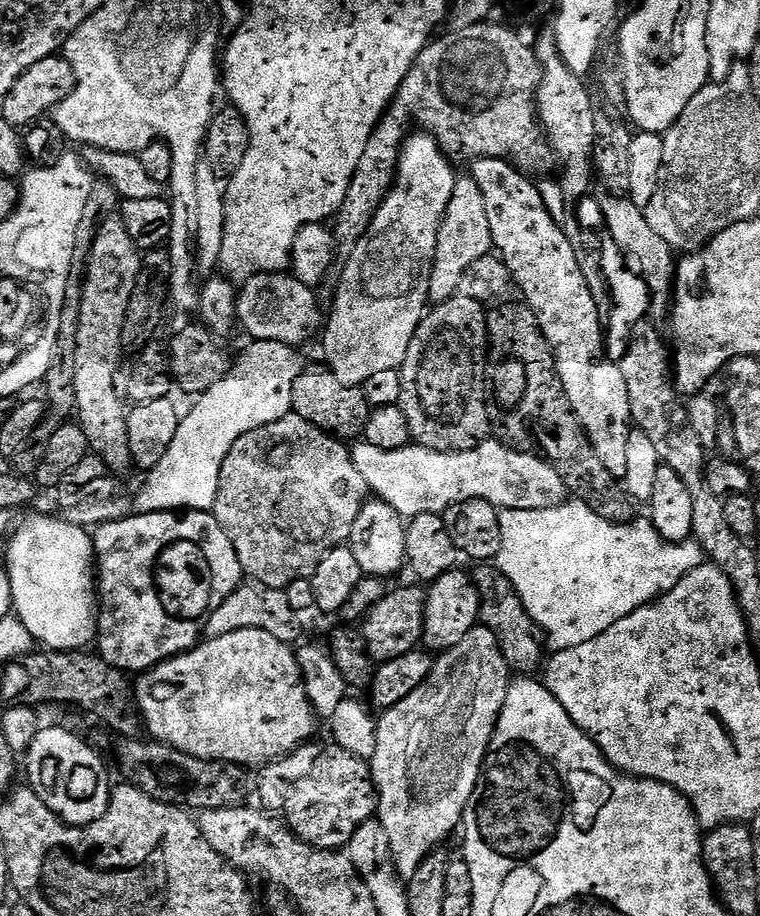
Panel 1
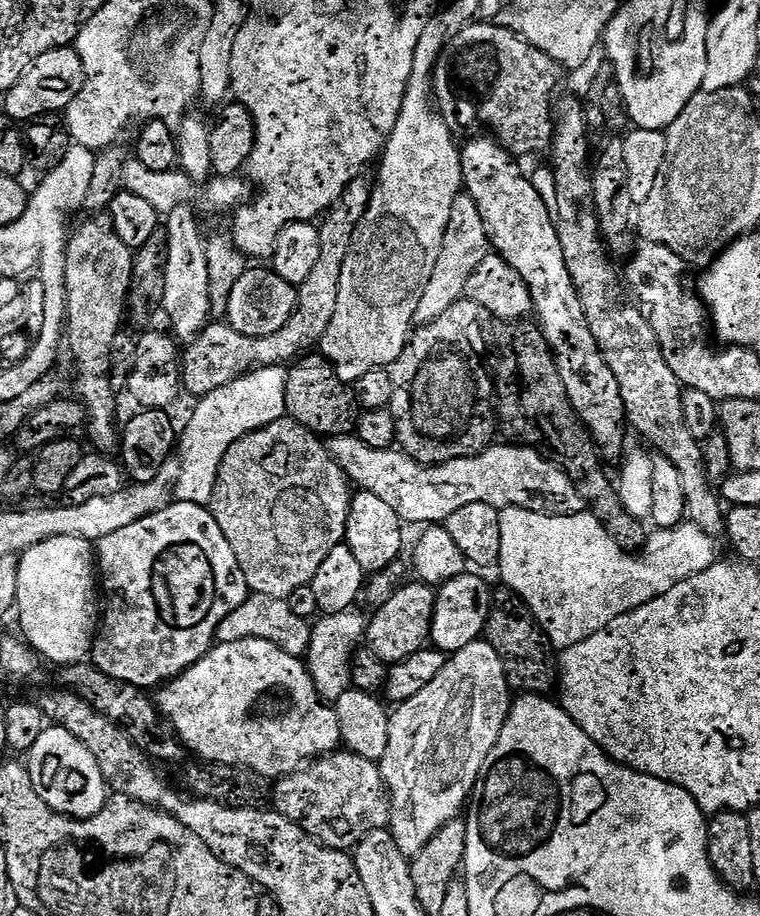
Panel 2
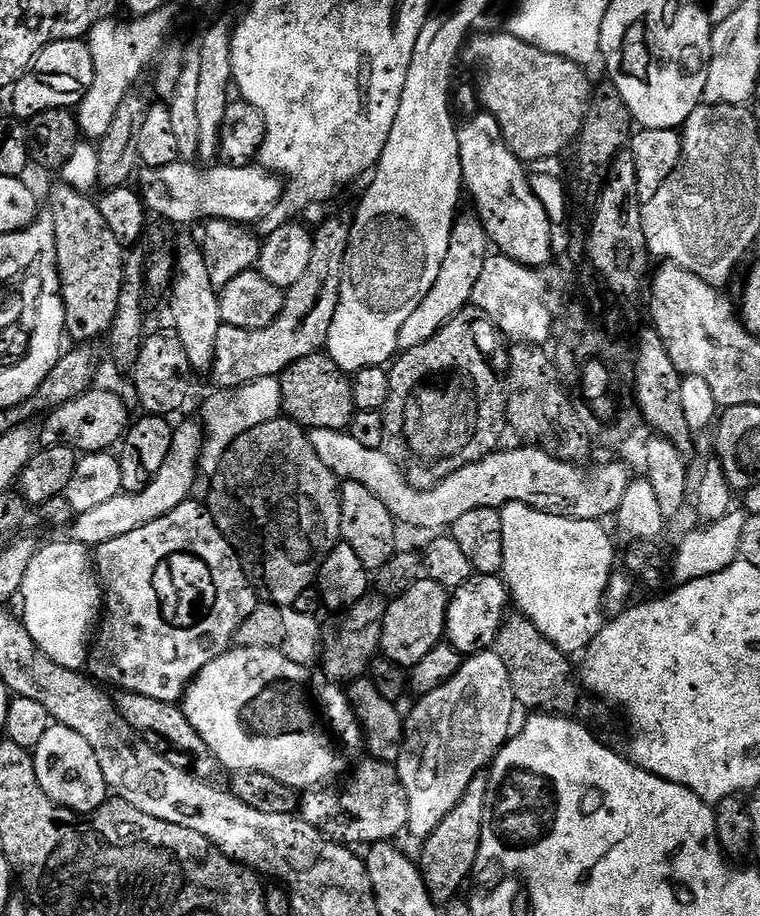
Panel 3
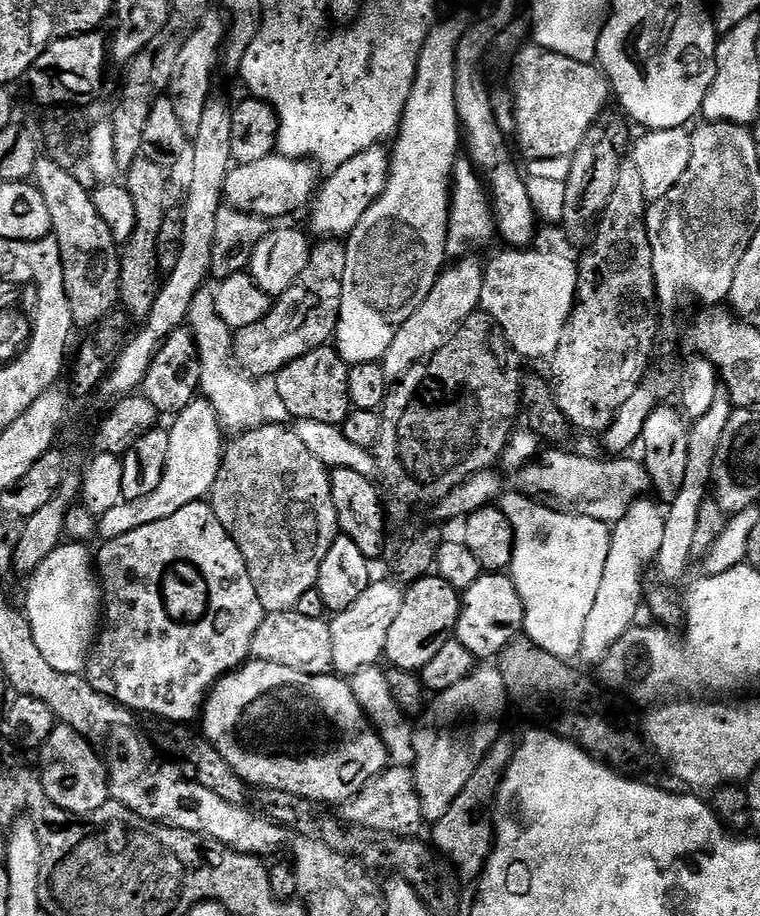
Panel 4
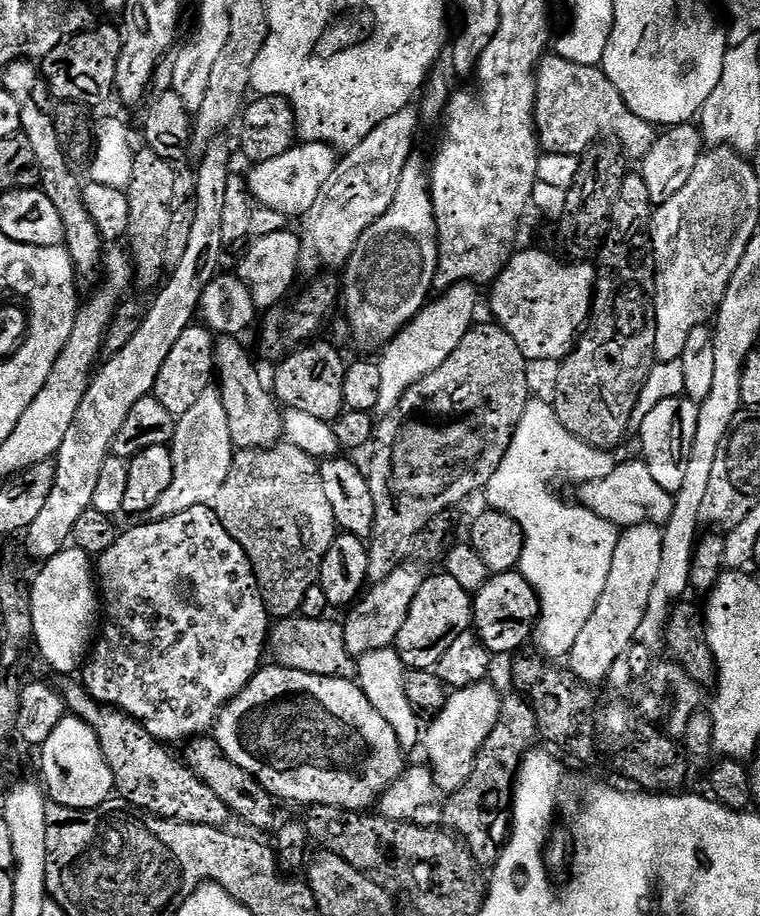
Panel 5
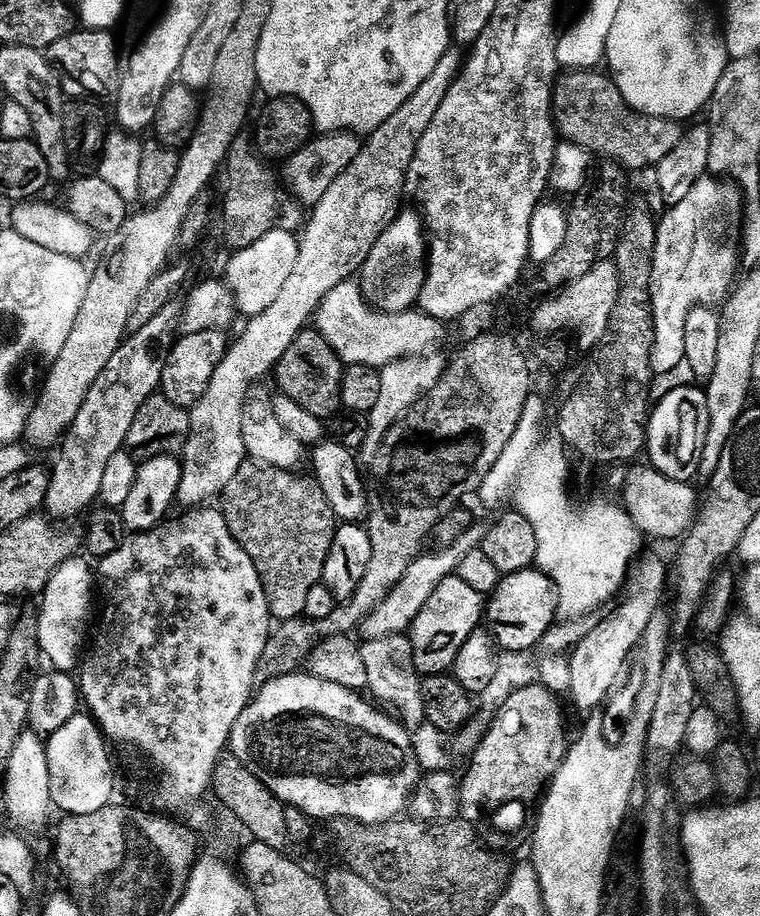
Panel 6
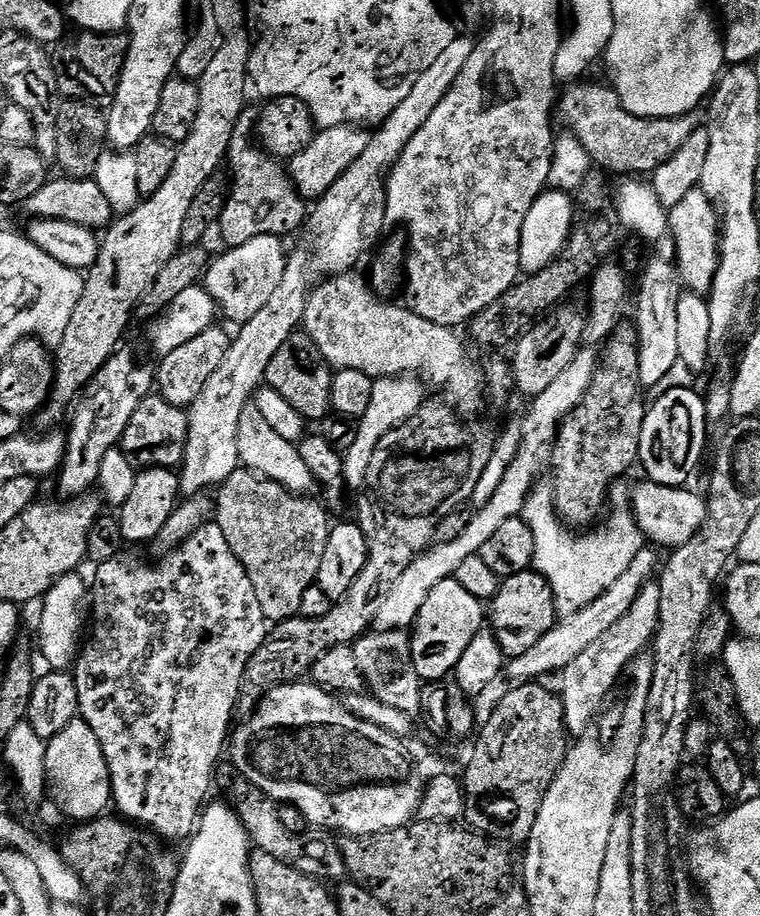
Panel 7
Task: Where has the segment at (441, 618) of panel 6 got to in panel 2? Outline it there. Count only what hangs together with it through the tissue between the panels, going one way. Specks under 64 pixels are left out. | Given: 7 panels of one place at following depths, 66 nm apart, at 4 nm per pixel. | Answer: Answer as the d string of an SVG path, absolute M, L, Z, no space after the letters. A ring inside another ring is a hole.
M405 583L386 602L386 606L375 609L368 620L366 647L387 666L400 664L410 654L419 652L429 643L432 634L432 619L436 605L437 589L431 584ZM412 583L412 584L411 584Z

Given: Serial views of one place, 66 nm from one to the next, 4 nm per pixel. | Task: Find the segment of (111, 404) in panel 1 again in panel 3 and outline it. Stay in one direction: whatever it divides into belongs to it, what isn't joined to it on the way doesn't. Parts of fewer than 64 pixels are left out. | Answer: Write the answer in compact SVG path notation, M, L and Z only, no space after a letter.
M63 182L52 192L50 215L56 238L56 268L61 276L61 293L65 300L67 335L76 342L96 342L109 331L118 310L122 293L125 245L114 238L113 231L102 218L99 203L81 189Z

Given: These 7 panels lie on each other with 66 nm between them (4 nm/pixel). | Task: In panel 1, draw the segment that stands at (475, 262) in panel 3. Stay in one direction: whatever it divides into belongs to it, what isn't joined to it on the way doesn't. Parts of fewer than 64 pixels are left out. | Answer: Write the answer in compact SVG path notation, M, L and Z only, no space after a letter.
M461 175L454 186L454 194L450 194L450 202L438 230L438 242L430 274L429 301L437 305L457 295L460 292L460 282L470 265L492 251L490 222L486 219L486 201L482 198L482 190L478 182L472 180L471 175Z

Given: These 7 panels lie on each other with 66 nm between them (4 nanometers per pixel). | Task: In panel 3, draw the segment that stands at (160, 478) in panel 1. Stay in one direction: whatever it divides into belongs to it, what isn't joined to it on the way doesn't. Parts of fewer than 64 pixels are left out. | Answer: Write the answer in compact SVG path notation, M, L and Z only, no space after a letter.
M277 377L256 379L249 381L240 389L237 389L231 396L232 400L228 400L227 393L218 392L212 397L202 408L201 423L205 429L206 439L201 448L201 471L208 476L215 475L218 466L221 464L221 458L224 457L228 448L248 429L253 429L254 426L265 424L266 421L277 419L283 408L281 406L281 384Z

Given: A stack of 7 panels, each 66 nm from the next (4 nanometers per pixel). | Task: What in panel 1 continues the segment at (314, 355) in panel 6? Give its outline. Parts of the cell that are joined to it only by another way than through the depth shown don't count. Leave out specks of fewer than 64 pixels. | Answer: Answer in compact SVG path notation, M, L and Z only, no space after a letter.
M310 363L298 374L293 386L293 402L291 411L295 415L306 418L318 430L345 442L356 442L363 437L366 424L372 413L372 405L366 402L363 387L338 382L336 375L327 363Z

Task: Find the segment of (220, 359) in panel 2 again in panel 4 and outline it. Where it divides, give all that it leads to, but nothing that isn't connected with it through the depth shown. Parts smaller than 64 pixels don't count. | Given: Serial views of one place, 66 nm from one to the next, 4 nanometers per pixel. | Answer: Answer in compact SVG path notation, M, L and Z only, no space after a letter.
M324 238L313 247L298 282L275 297L268 317L234 332L236 363L253 378L275 377L294 358L325 347L335 337L342 306L342 278L346 278L346 247L339 239Z

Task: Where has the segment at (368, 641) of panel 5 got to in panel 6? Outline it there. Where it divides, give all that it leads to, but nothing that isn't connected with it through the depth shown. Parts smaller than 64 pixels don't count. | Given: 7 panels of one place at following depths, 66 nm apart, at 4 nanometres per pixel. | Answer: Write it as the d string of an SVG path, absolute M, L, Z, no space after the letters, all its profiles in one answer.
M473 526L466 534L462 534L462 538L458 538L458 542L454 542L454 546L433 551L433 556L427 554L417 556L403 578L396 583L394 590L390 590L390 594L364 619L364 623L358 629L359 635L364 635L368 640L384 640L387 636L400 636L403 632L405 635L418 618L418 614L422 612L422 606L430 602L430 594L434 594L438 582L453 575L464 555L471 548L479 548L481 539L481 529Z

